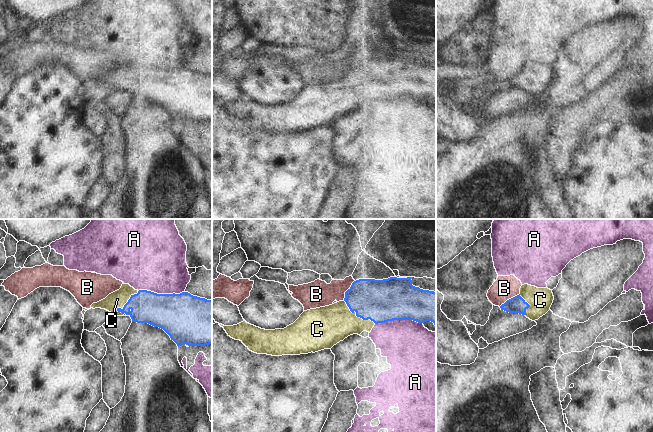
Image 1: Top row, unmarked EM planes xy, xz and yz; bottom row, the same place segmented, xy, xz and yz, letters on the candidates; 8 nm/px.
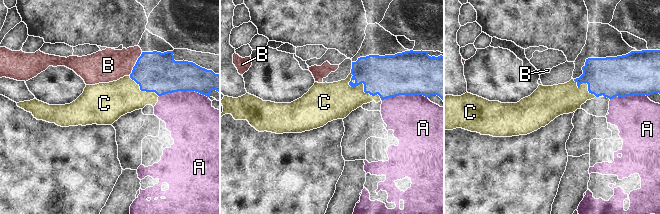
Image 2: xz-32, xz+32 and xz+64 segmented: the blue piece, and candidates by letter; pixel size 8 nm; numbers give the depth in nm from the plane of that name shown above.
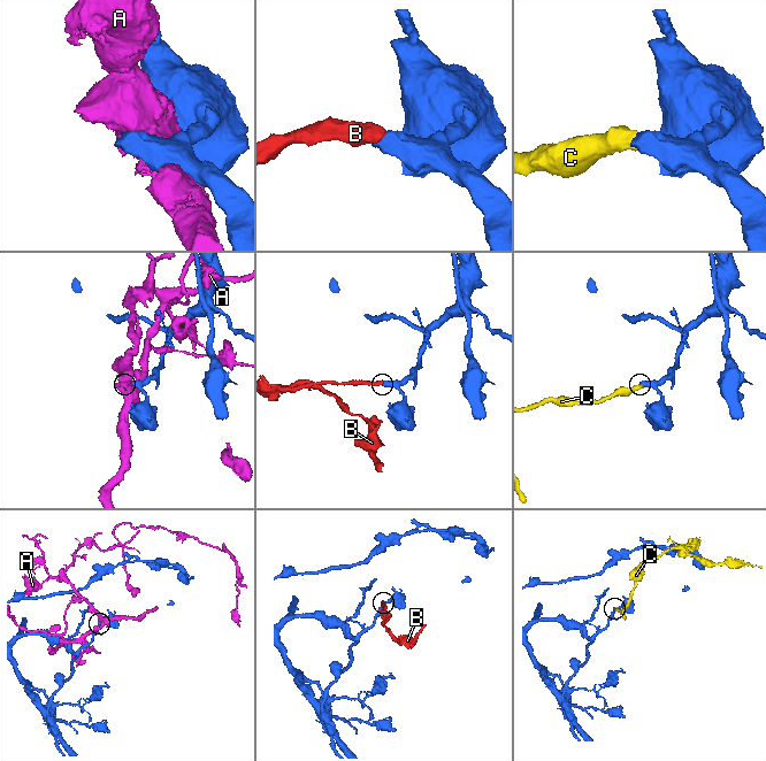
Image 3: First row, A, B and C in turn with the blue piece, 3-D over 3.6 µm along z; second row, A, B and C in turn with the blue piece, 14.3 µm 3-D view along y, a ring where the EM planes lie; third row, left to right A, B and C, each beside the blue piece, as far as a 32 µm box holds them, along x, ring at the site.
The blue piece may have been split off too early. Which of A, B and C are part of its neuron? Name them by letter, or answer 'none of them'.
C

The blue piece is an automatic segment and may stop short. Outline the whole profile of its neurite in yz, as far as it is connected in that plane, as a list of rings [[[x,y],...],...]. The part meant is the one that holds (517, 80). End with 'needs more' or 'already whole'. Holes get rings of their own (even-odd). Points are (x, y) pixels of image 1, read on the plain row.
[[[524,60],[520,64],[520,70],[507,76],[500,84],[509,89],[525,91],[535,97],[550,86],[553,76],[552,66]]]; needs more

